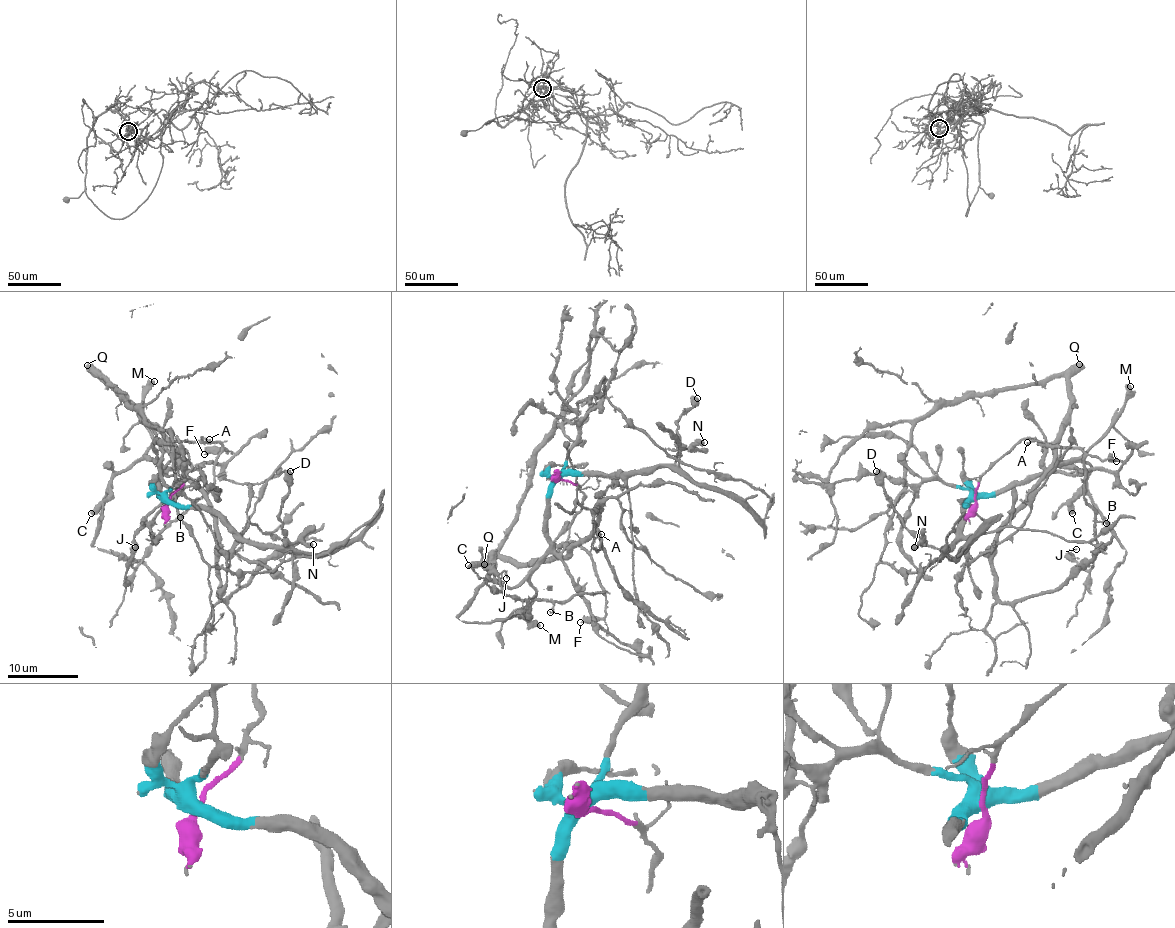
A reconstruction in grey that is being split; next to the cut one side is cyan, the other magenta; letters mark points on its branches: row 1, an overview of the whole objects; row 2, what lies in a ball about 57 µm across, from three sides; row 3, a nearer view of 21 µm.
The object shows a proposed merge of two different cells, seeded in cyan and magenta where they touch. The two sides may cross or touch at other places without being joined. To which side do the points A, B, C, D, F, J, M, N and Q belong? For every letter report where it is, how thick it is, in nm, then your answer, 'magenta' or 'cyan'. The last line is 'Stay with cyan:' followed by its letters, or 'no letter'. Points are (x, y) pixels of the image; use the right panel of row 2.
A: (1027, 442) | 190 nm | magenta
B: (1106, 523) | 160 nm | magenta
C: (1072, 513) | 500 nm | cyan
D: (876, 471) | 700 nm | cyan
F: (1116, 461) | 360 nm | magenta
J: (1076, 549) | 180 nm | magenta
M: (1130, 386) | 550 nm | cyan
N: (914, 547) | 500 nm | cyan
Q: (1079, 364) | 600 nm | magenta
Stay with cyan: C, D, M, N

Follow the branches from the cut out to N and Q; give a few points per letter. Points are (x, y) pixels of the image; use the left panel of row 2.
N: (168, 501), (176, 505), (211, 507), (241, 535), (259, 543), (283, 545), (303, 541), (313, 545)
Q: (168, 501), (191, 463), (177, 438), (168, 441), (86, 365)

